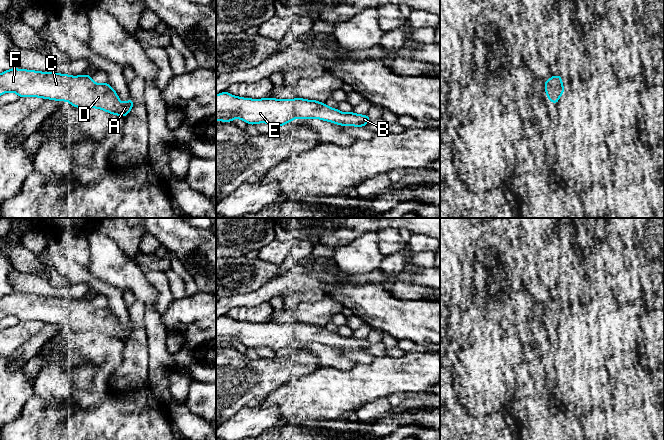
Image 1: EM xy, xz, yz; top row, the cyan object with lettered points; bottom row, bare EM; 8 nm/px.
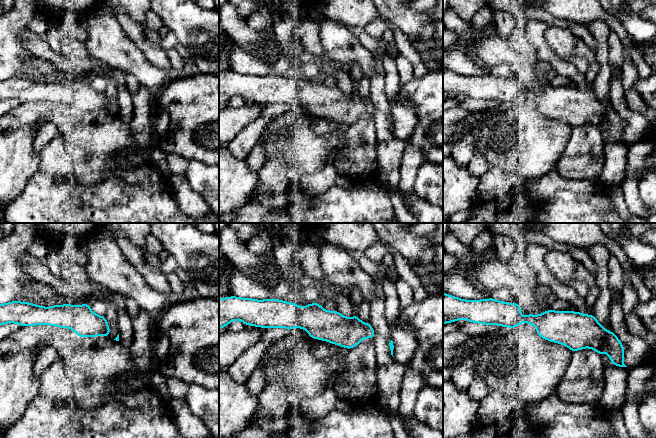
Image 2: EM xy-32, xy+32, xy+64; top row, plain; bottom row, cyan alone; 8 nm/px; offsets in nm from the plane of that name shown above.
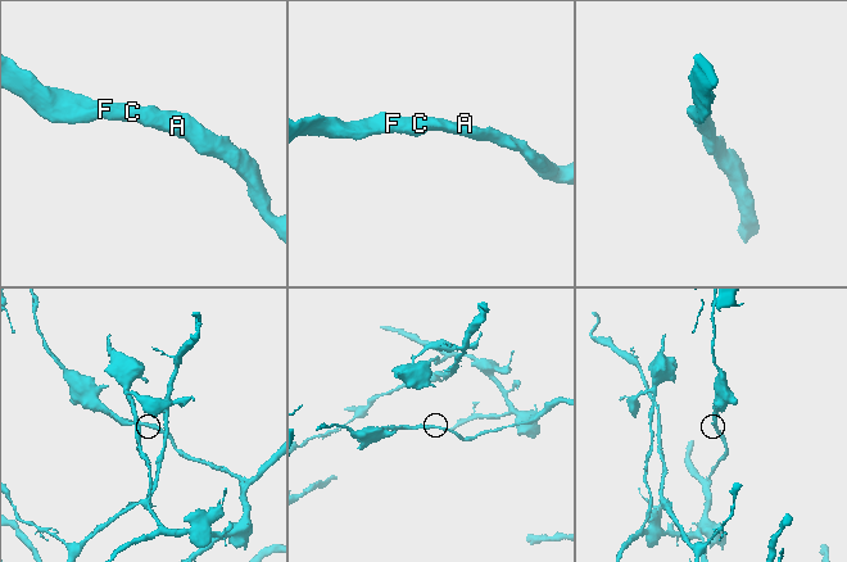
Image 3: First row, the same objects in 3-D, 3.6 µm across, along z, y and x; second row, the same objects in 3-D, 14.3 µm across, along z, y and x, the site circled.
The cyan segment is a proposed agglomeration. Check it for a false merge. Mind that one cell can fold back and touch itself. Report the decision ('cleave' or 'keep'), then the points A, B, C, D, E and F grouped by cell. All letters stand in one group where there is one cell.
keep; groups A B C D E F

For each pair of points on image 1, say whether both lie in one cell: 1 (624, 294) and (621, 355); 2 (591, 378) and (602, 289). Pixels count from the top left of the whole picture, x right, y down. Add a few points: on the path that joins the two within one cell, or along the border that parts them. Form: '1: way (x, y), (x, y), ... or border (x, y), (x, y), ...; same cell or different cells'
1: border (638, 301), (623, 303); different cells
2: way (585, 356), (585, 319), (591, 311); same cell

